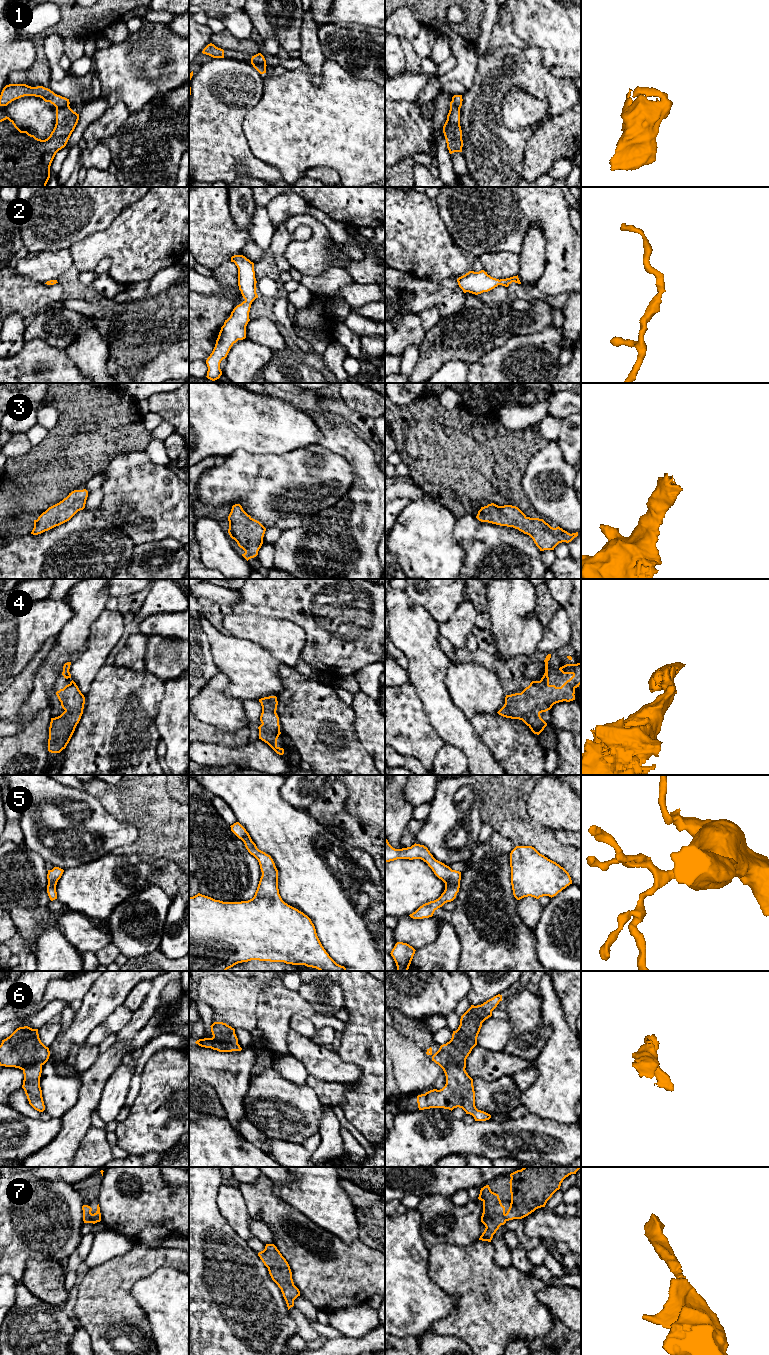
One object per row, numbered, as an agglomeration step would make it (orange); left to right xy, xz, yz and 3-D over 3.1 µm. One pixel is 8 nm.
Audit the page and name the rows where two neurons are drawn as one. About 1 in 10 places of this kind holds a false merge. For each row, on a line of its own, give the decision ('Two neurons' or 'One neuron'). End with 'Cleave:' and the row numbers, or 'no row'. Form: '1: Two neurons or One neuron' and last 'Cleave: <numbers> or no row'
1: One neuron
2: One neuron
3: One neuron
4: One neuron
5: One neuron
6: One neuron
7: One neuron
Cleave: no row

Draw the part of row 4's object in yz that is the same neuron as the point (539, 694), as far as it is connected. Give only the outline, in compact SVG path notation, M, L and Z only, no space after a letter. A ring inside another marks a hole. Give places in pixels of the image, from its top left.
M548 654L544 660L545 673L540 681L532 681L521 693L506 695L504 706L497 712L499 715L522 720L534 734L539 735L547 723L541 718L540 714L552 708L552 706L559 702L570 702L575 700L575 689L581 684L581 661L577 664L566 664L559 668L563 674L572 674L573 676L567 680L561 687L549 684L548 677L548 661L551 654Z

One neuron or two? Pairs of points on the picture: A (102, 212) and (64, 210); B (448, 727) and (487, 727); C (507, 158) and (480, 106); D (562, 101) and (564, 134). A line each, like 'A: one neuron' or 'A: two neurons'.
A: one neuron
B: two neurons
C: one neuron
D: two neurons

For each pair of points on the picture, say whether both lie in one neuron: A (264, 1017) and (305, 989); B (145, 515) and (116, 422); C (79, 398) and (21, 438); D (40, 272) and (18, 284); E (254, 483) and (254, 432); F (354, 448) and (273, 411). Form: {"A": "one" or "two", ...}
{"A": "two", "B": "two", "C": "two", "D": "two", "E": "two", "F": "two"}

